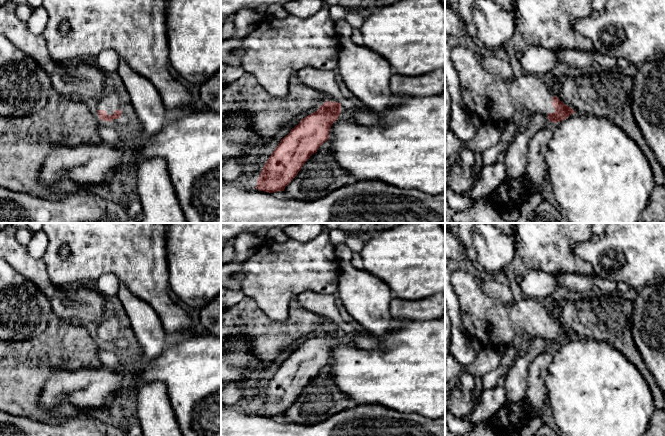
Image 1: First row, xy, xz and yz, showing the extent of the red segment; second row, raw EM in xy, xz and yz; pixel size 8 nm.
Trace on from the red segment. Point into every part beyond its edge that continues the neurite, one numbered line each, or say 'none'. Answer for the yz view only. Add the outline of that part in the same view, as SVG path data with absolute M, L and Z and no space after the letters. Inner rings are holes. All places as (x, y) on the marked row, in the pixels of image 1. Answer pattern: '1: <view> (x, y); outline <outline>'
1: yz (493, 100); outline M463 46L451 47L451 61L458 73L460 81L460 90L464 110L467 115L478 116L485 124L496 125L500 122L506 122L518 118L523 110L530 110L539 113L548 118L549 113L554 113L555 108L552 105L552 94L547 88L546 84L538 77L538 75L531 75L522 73L521 75L514 76L509 80L501 80L490 73L481 63L478 51L474 51Z

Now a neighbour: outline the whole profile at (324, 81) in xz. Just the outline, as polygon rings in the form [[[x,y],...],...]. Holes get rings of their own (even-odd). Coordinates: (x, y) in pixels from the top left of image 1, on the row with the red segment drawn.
[[[307,66],[297,72],[297,77],[306,86],[324,92],[330,99],[343,103],[343,97],[335,80],[334,71],[324,71]]]

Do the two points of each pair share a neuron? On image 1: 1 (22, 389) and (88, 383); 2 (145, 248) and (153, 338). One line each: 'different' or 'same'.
1: different
2: different

